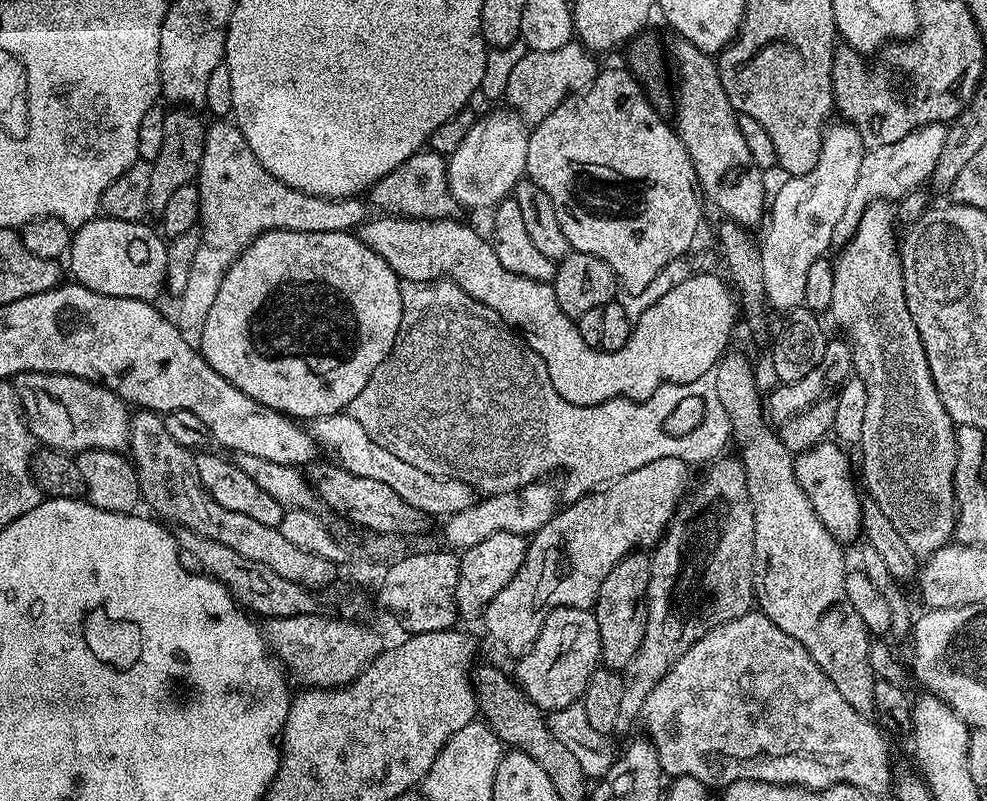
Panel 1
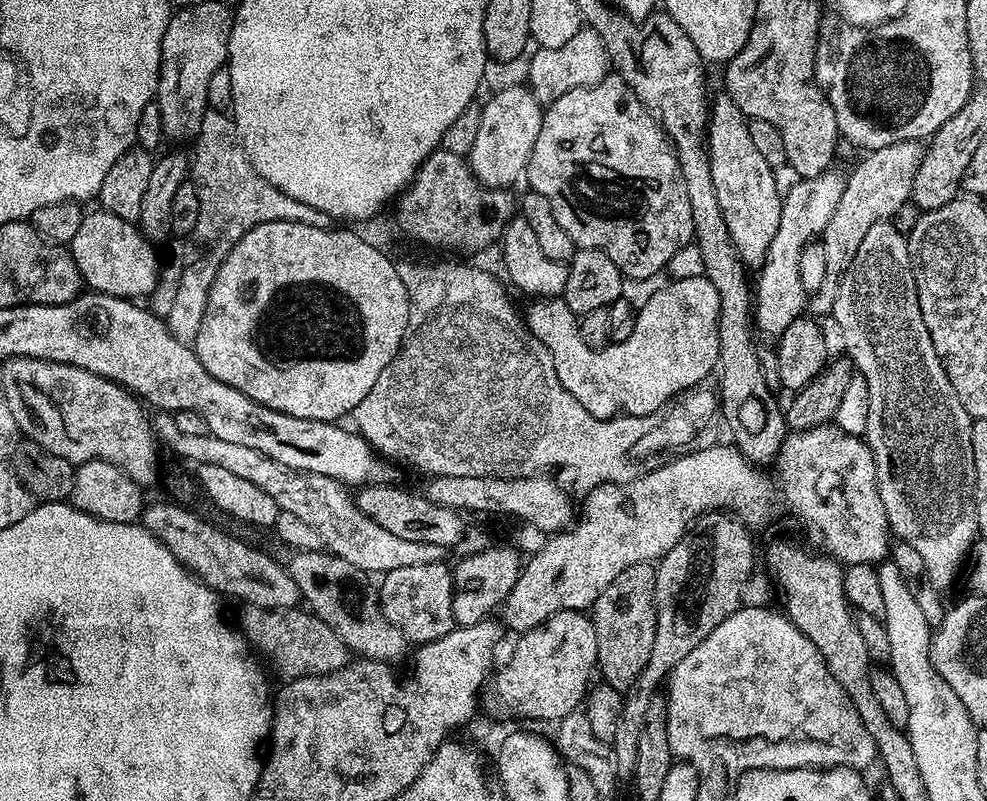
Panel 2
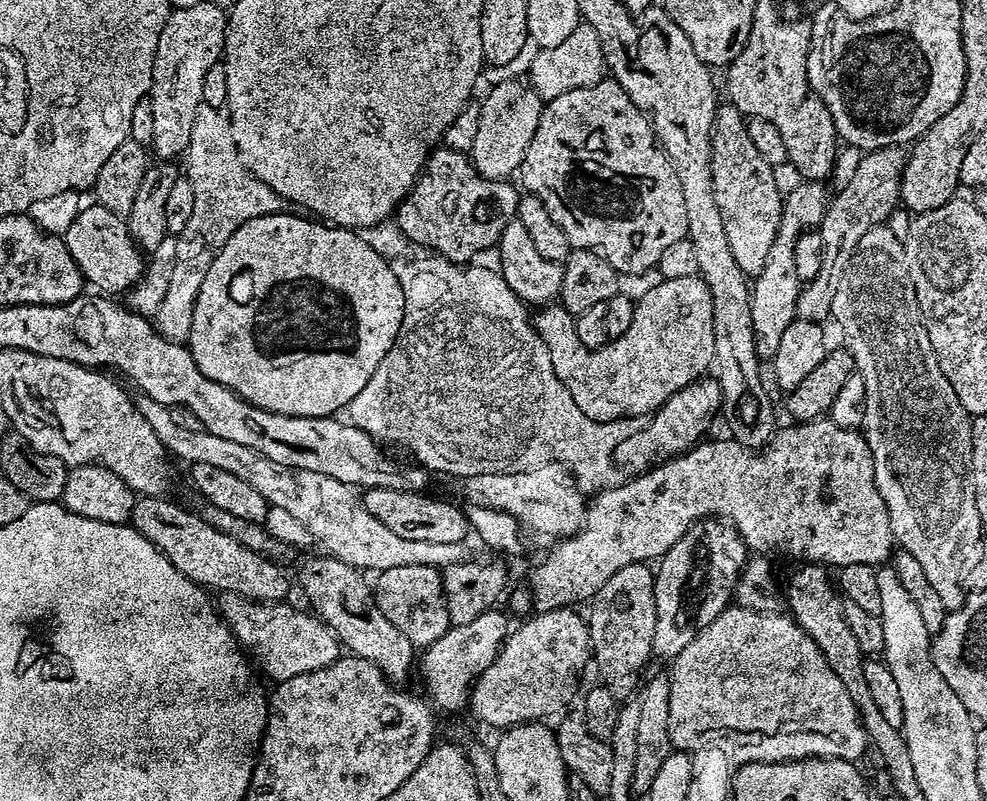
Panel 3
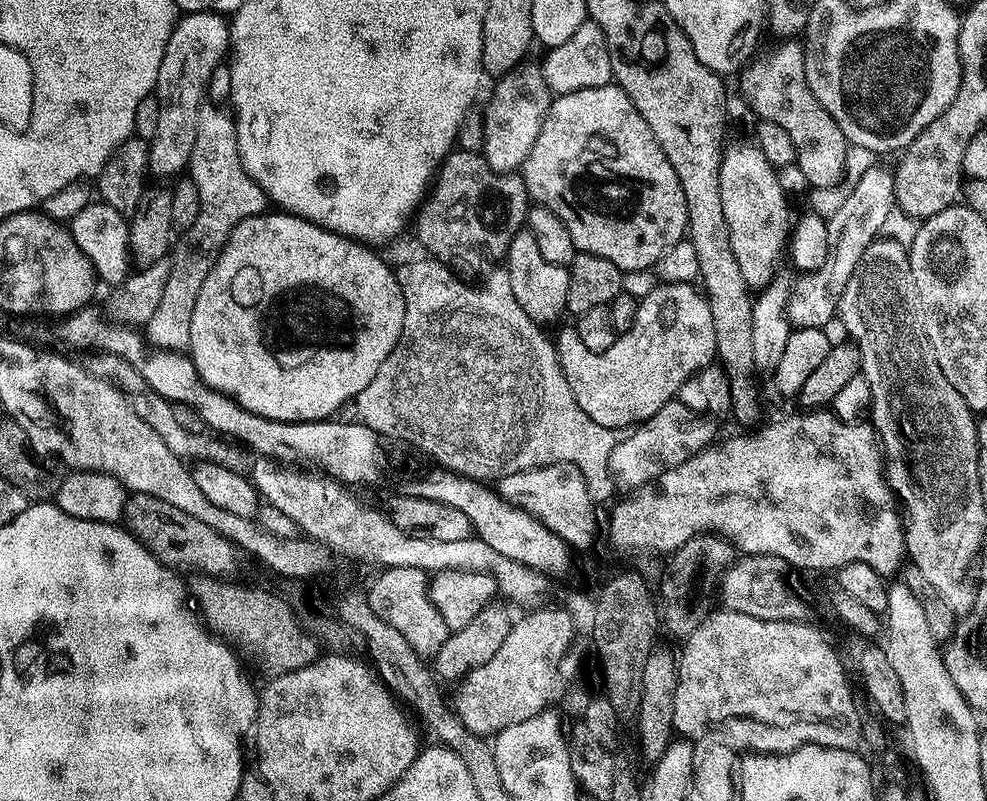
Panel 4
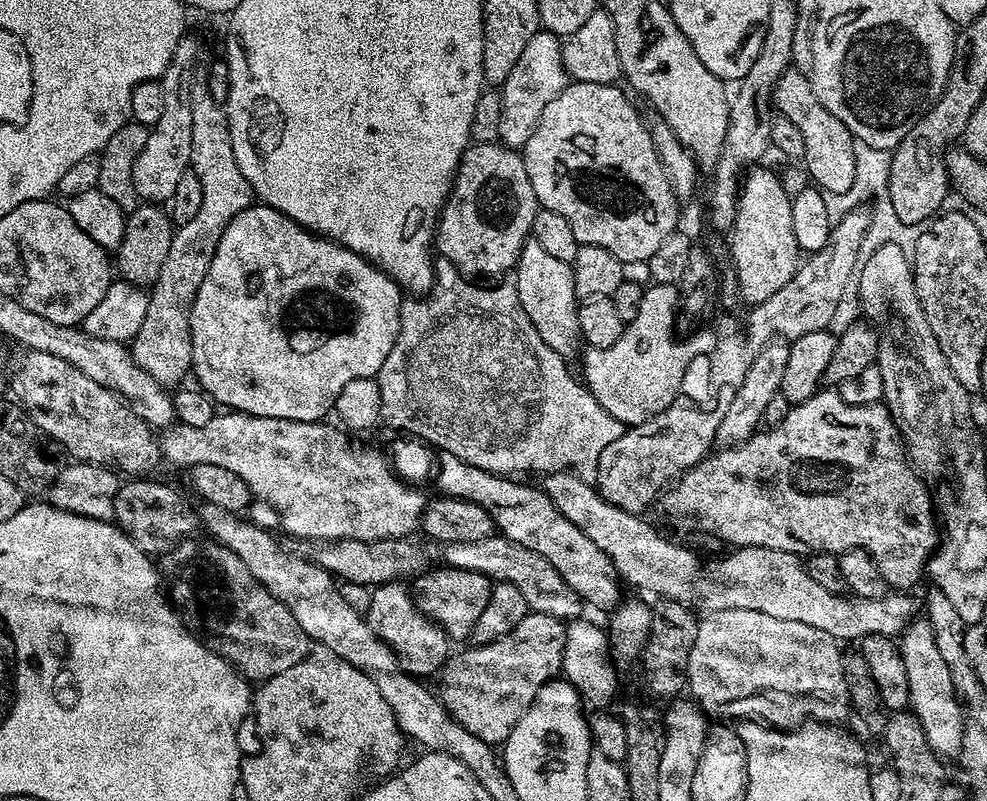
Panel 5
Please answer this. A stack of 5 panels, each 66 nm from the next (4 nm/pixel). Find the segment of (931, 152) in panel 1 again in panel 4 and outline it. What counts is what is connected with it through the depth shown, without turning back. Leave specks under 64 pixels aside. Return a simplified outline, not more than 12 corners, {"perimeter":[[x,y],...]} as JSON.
{"perimeter":[[868,168],[828,222],[828,257],[797,275],[788,323],[829,327],[894,212],[895,175]]}

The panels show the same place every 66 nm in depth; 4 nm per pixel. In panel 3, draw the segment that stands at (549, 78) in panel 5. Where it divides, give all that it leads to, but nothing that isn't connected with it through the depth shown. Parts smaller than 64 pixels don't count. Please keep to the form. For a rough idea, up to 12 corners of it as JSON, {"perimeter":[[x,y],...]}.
{"perimeter":[[504,80],[479,101],[470,159],[486,178],[519,173],[545,101]]}

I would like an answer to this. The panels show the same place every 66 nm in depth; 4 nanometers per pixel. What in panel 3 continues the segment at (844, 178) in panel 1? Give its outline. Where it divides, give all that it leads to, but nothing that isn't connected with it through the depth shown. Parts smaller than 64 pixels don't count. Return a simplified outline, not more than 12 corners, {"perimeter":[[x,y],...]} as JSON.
{"perimeter":[[820,182],[784,197],[770,258],[752,289],[756,352],[776,355],[797,319],[798,238],[830,203]]}

